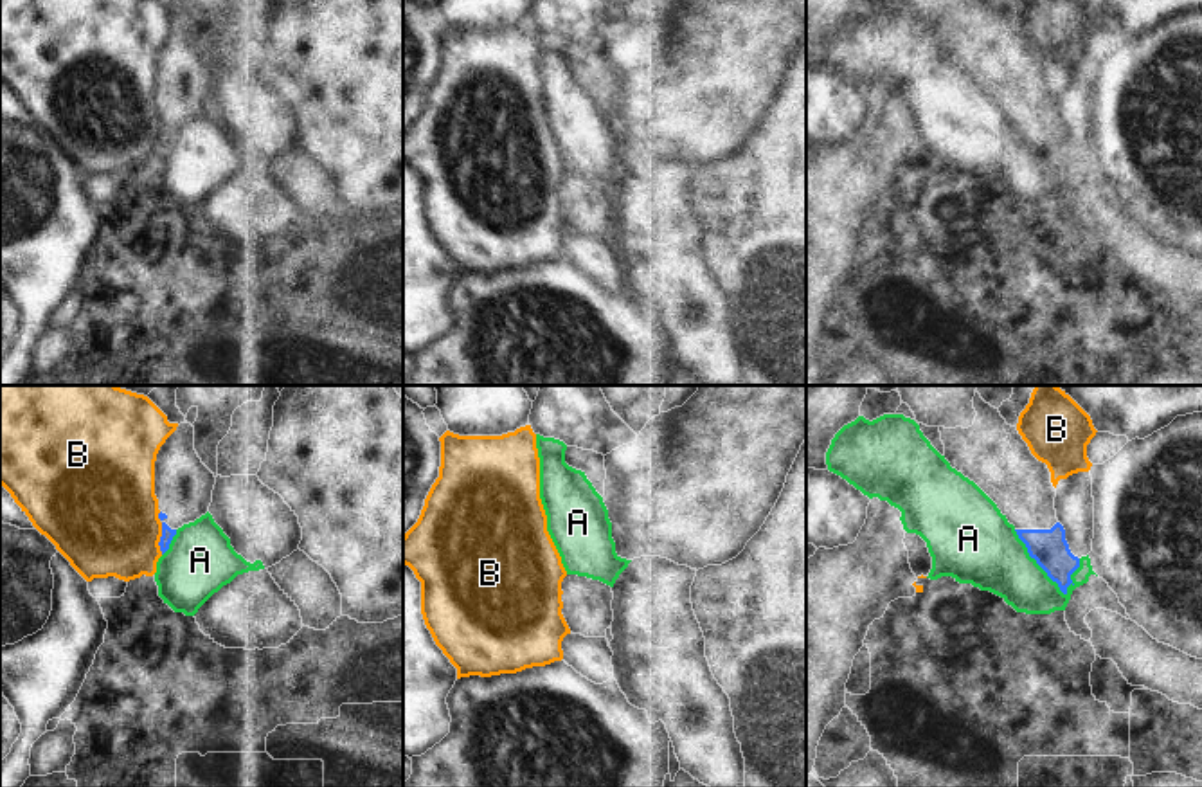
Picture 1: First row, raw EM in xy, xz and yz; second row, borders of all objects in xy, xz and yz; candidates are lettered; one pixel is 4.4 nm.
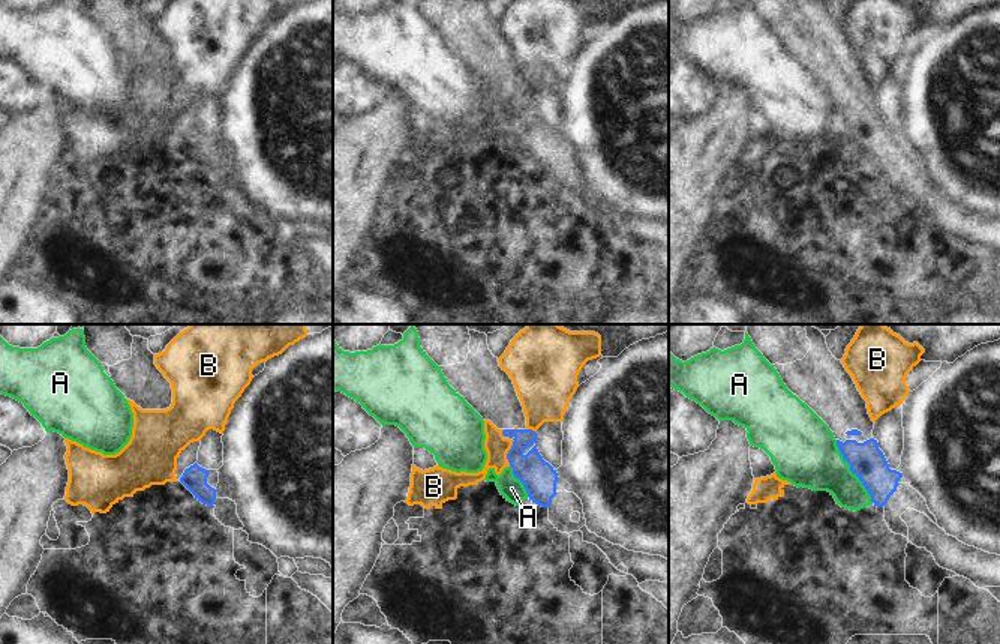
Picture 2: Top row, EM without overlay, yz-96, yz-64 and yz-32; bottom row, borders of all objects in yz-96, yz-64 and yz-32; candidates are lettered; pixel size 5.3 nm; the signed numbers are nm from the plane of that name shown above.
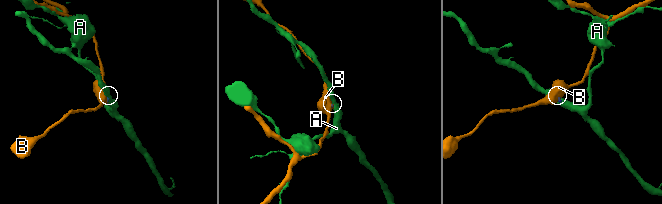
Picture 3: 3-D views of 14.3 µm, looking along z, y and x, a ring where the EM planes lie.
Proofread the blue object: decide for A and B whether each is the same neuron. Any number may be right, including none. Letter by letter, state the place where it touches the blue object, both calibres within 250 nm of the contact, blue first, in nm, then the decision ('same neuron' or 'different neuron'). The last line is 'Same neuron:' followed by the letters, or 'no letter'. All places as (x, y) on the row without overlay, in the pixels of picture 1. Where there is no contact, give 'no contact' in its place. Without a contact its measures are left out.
A: meets blue in yz at (1037, 159); 160 nm thick on the blue side, 320 nm on the other; different neuron
B: meets blue in xy at (161, 135); 60 nm thick on the blue side, 460 nm on the other; different neuron
Same neuron: no letter

